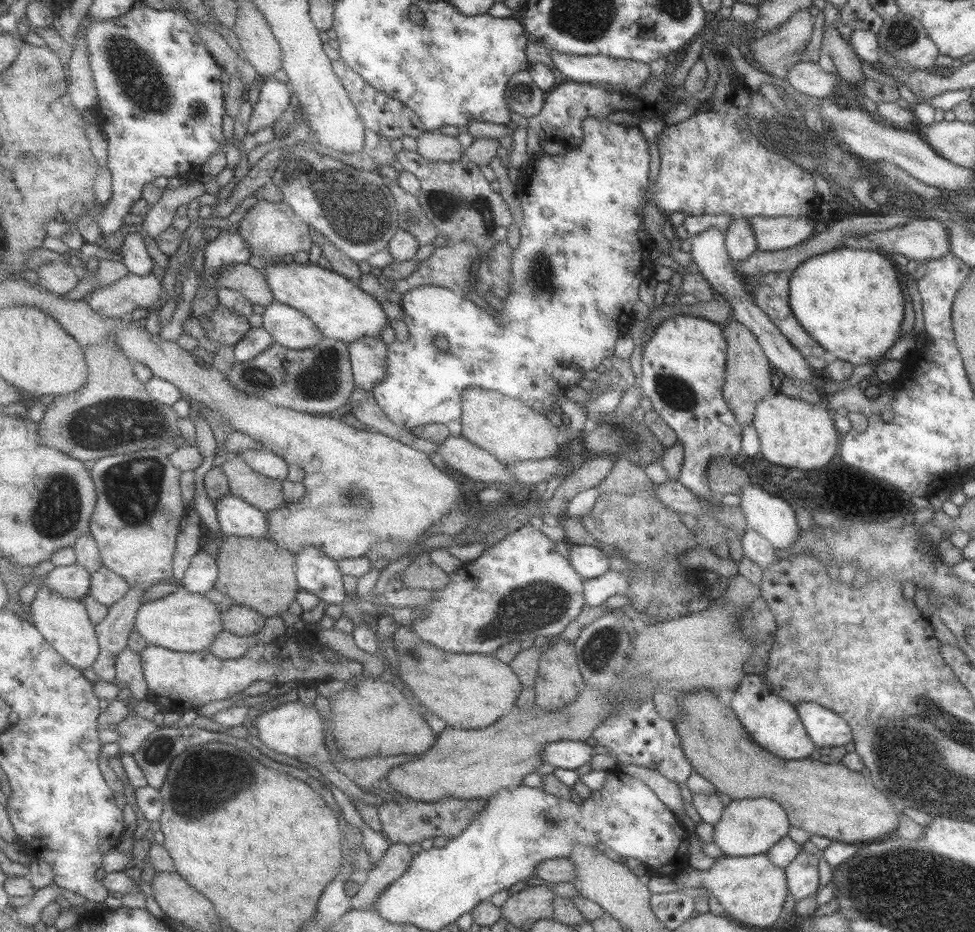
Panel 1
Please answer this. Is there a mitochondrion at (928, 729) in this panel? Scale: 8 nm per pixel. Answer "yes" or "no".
yes

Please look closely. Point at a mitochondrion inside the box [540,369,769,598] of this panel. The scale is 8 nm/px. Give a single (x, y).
(676, 393)

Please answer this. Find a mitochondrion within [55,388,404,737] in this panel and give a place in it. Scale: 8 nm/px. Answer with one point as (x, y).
(106, 426)

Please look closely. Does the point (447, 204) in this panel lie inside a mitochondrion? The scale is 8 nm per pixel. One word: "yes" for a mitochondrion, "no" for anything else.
yes

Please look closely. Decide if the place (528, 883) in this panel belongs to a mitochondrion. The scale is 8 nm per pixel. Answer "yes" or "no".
no

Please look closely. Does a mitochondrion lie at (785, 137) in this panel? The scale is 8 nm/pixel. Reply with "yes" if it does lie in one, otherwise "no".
yes

